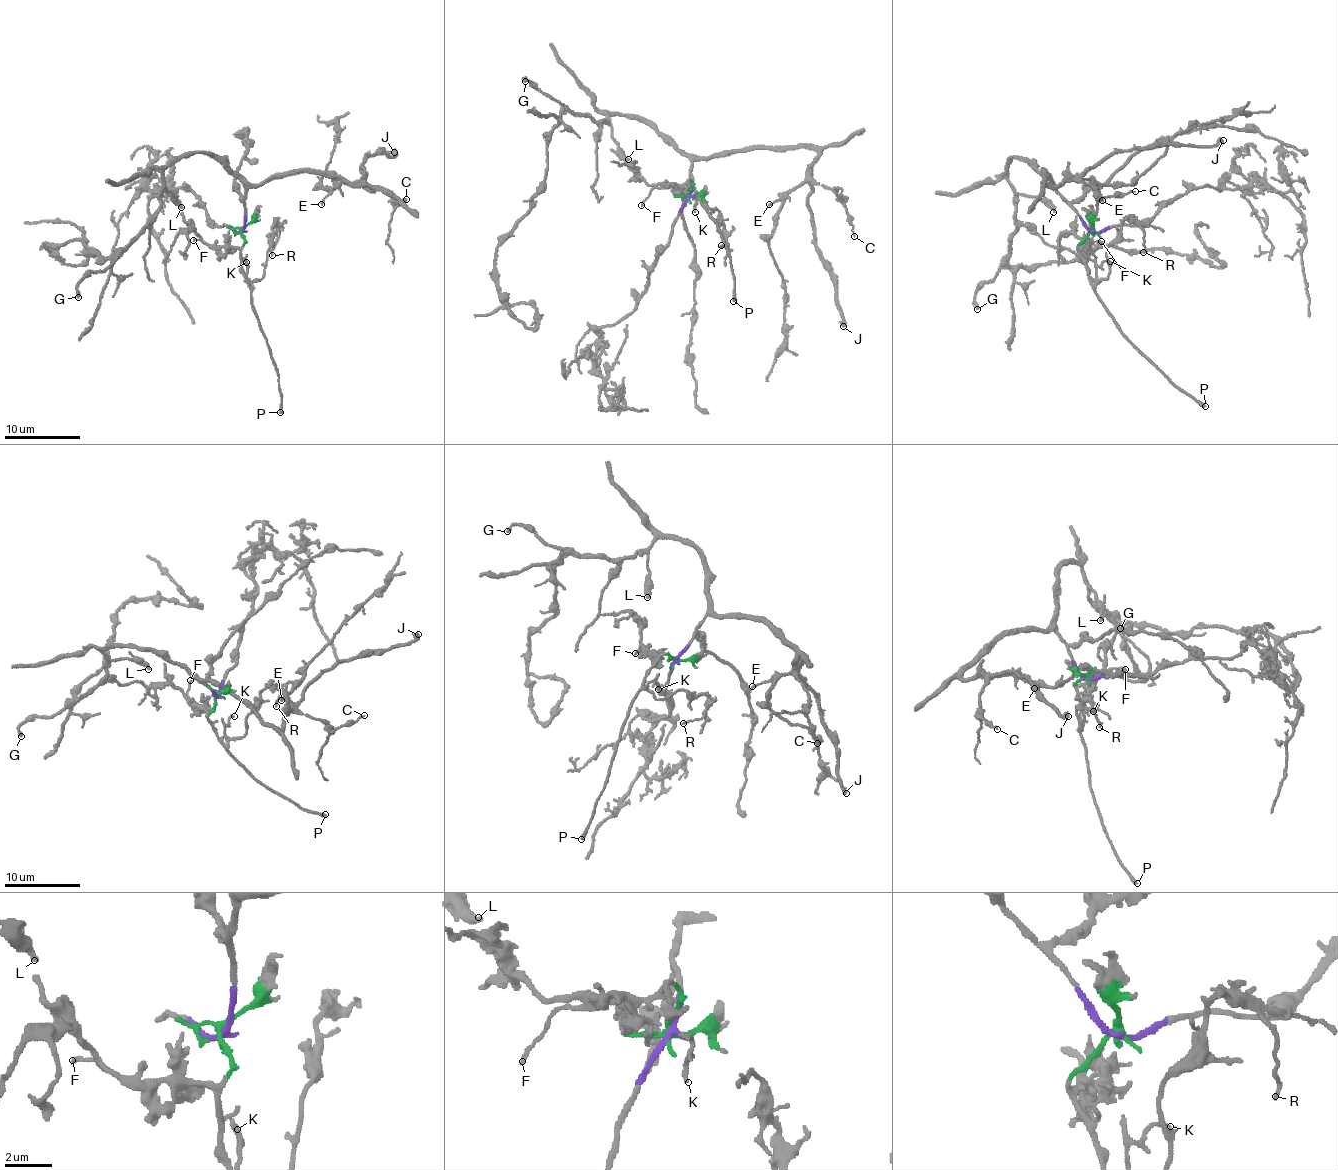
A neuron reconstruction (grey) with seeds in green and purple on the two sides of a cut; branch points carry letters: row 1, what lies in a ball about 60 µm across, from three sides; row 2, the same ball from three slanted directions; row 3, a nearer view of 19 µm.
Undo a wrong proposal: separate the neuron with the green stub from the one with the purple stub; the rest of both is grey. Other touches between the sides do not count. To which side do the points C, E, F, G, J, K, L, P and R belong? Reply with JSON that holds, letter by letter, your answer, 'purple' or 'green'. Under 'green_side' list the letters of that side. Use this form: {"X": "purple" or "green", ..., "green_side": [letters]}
{"C": "purple", "E": "purple", "F": "green", "G": "purple", "J": "purple", "K": "green", "L": "purple", "P": "green", "R": "green", "green_side": ["F", "K", "P", "R"]}

